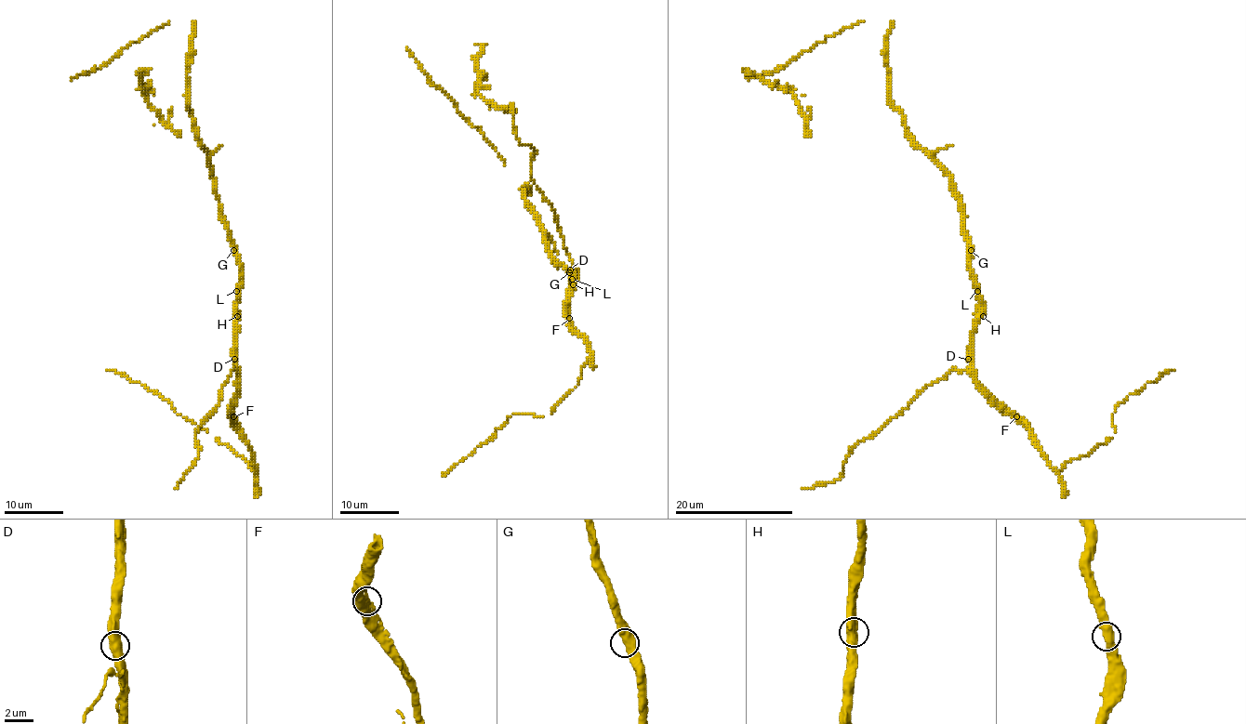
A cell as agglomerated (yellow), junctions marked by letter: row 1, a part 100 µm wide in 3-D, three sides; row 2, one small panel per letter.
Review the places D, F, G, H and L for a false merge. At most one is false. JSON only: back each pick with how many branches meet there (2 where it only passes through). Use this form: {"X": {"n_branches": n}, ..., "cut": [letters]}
{"cut": []}

